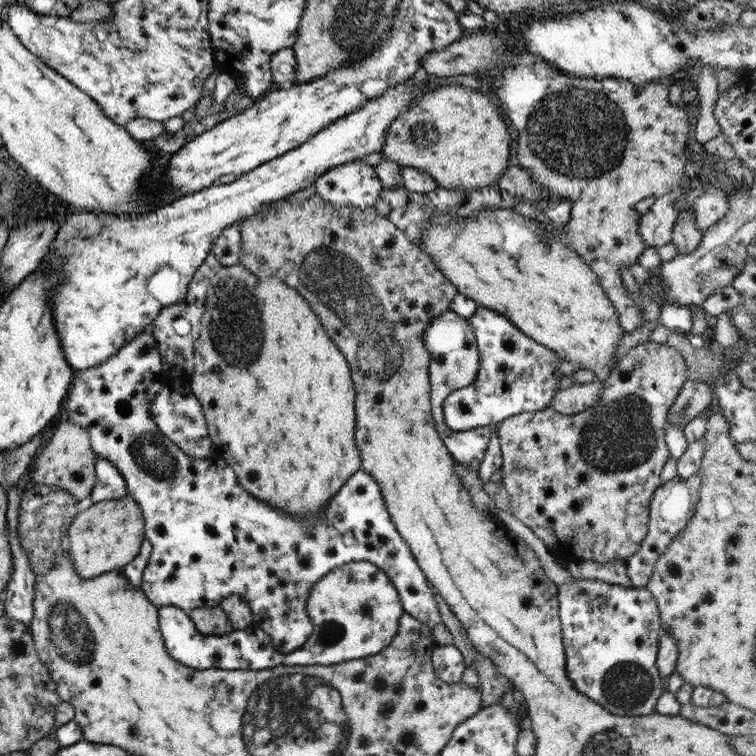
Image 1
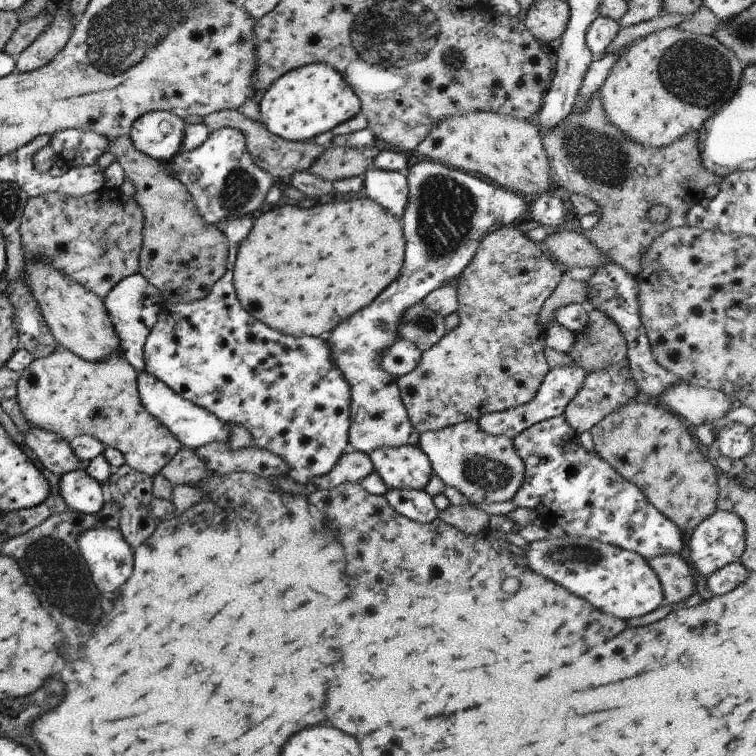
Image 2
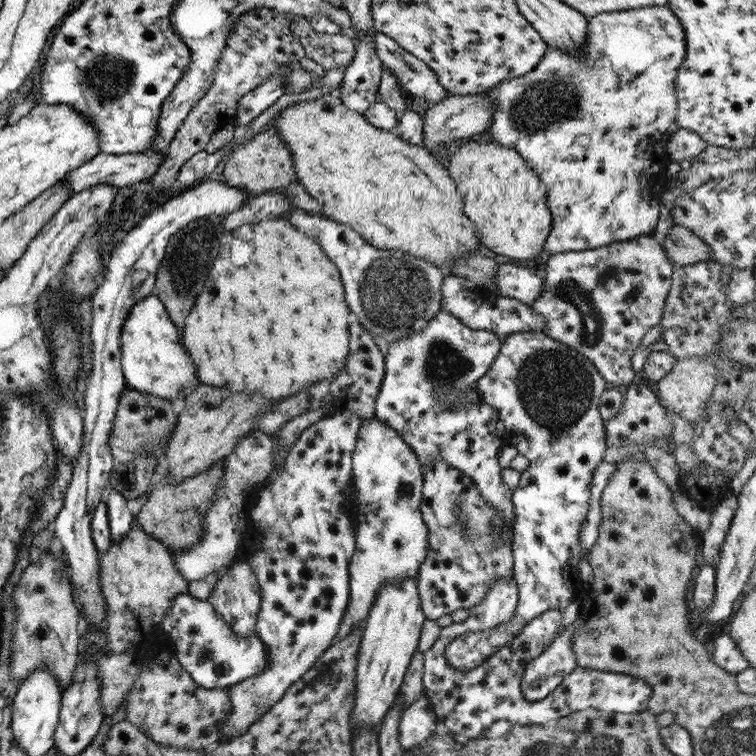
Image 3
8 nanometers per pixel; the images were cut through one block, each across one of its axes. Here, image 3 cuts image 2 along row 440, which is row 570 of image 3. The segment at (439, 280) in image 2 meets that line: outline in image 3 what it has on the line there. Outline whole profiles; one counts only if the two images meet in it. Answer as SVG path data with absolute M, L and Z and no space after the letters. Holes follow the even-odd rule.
M375 418L360 421L351 468L357 501L354 551L348 562L350 599L334 642L341 640L351 629L362 630L380 584L415 578L428 549L427 528L419 510L421 464L396 431Z

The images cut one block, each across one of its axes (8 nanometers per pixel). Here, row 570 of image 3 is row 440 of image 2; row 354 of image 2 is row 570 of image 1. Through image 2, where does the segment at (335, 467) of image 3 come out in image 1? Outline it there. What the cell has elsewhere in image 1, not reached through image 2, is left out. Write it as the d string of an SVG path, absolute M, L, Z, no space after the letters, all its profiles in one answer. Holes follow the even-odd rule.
M140 332L131 342L124 344L111 358L104 360L101 364L79 371L77 378L72 377L72 383L69 386L66 398L61 407L61 418L64 418L69 424L75 424L87 431L91 450L94 455L109 461L116 468L116 471L125 481L127 495L131 496L139 505L143 518L144 538L150 544L150 555L141 575L140 589L152 605L156 607L176 606L187 612L193 608L217 607L228 596L239 595L250 608L250 613L254 620L252 629L263 631L265 639L268 639L275 649L281 654L287 654L299 648L312 633L312 624L306 611L306 600L308 592L313 588L313 585L328 572L331 572L334 568L342 564L366 560L381 569L389 577L395 590L398 592L403 612L410 614L415 617L415 620L431 628L434 624L442 622L438 613L437 602L434 601L434 596L432 595L432 590L429 588L421 569L417 566L413 555L409 552L408 546L403 542L393 523L391 523L391 518L386 511L386 505L383 502L379 485L371 478L371 475L367 471L359 468L345 480L338 488L338 491L326 502L320 514L321 518L317 518L315 524L307 524L305 520L295 520L295 518L291 518L292 516L286 512L277 511L275 507L270 507L267 506L267 503L259 502L259 500L251 496L244 488L241 488L232 468L225 462L216 458L213 459L212 457L209 459L191 459L189 456L183 454L176 444L173 444L166 436L161 434L160 430L151 422L149 403L153 401L155 394L161 389L161 377L163 374L161 359L157 352L154 338L152 335Z

